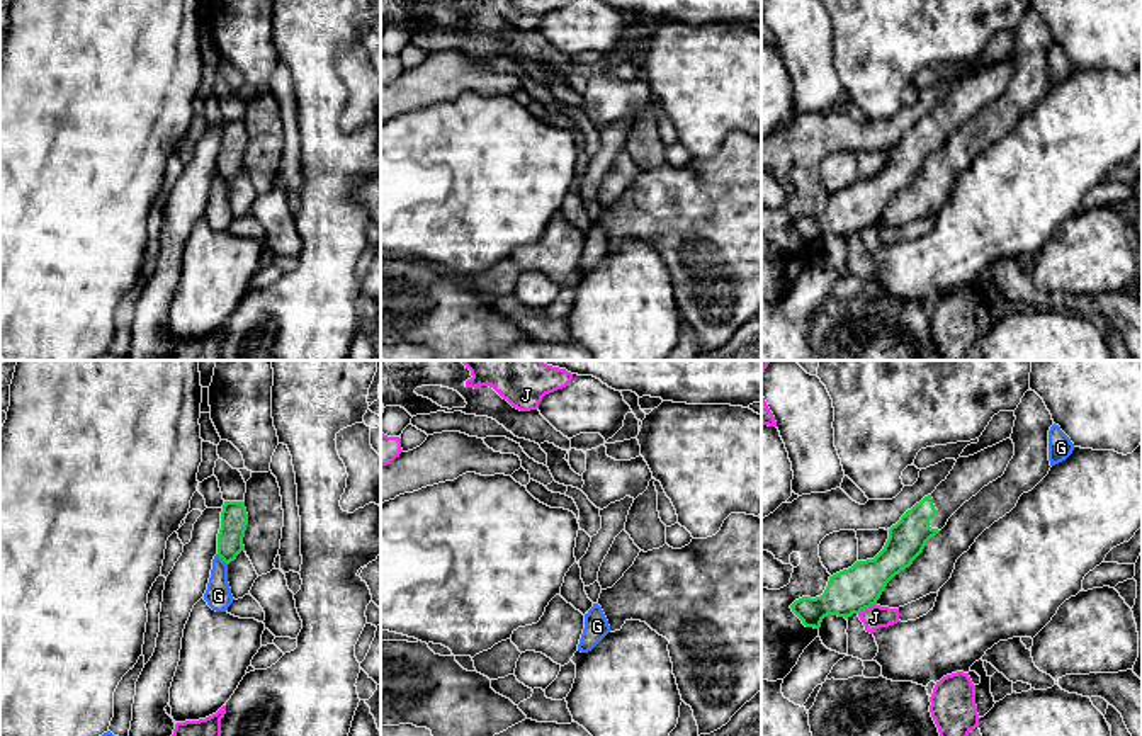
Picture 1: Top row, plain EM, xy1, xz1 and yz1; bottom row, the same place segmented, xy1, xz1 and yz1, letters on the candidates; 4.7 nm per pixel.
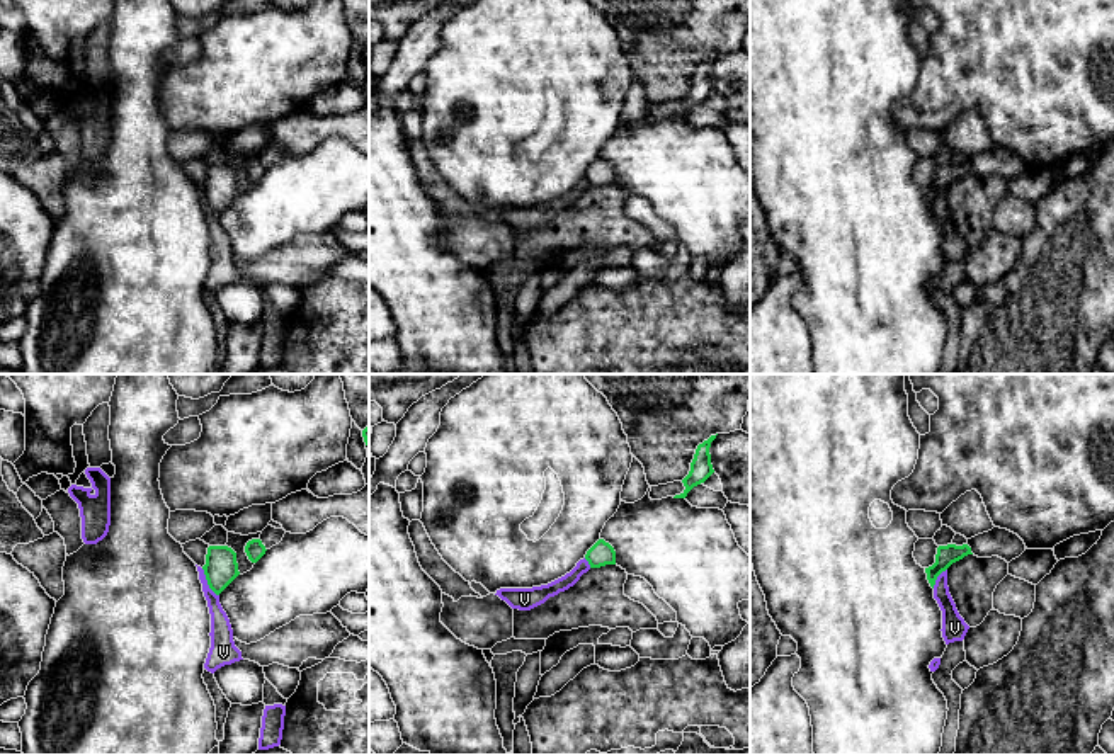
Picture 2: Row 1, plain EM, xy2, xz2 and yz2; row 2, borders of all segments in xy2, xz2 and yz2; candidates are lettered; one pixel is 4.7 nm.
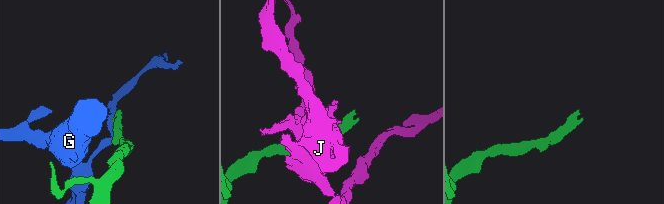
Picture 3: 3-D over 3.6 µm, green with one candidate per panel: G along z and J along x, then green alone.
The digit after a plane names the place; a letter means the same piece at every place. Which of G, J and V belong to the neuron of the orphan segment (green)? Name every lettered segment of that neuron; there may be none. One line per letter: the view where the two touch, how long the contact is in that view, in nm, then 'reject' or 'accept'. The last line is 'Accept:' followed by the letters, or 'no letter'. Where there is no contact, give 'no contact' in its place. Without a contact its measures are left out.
G: xy1 | 80 nm | reject
J: yz1 | 100 nm | reject
V: xy2 | 160 nm | reject
Accept: no letter

